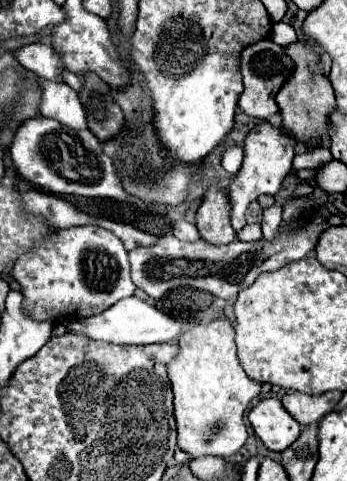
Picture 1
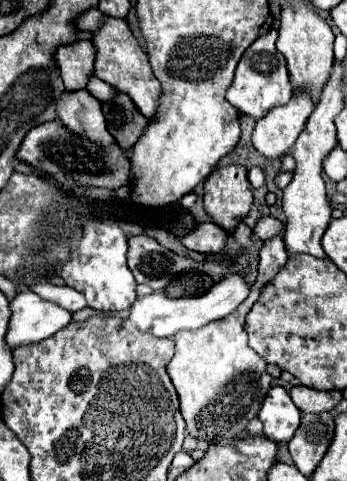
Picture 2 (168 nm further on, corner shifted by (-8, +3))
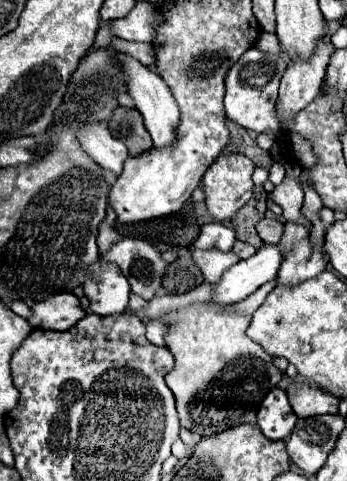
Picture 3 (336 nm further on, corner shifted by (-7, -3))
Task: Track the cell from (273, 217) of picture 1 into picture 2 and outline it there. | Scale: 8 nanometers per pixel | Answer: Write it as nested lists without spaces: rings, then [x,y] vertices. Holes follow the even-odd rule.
[[[284,230],[264,242],[260,250],[258,278],[250,288],[248,298],[232,312],[228,318],[210,322],[198,330],[184,330],[174,336],[176,354],[168,364],[168,374],[180,398],[180,412],[186,420],[186,430],[190,436],[206,442],[232,442],[238,438],[248,422],[258,414],[264,396],[270,390],[270,376],[266,374],[266,362],[254,354],[248,346],[248,336],[244,332],[244,320],[252,304],[256,302],[260,288],[270,282],[276,272],[286,264],[284,250]]]

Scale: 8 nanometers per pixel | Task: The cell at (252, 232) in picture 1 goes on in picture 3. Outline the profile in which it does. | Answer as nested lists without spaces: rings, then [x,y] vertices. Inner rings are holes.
[[[263,218],[263,220],[257,224],[257,232],[259,232],[259,236],[263,238],[265,244],[279,244],[279,240],[281,240],[281,236],[283,236],[283,222]]]

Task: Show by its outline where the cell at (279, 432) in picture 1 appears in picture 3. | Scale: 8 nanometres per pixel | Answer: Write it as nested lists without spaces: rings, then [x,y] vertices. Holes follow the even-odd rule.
[[[273,388],[267,398],[263,398],[257,412],[257,424],[261,432],[271,440],[285,440],[291,434],[295,422],[297,416],[293,414],[285,392],[281,388]]]

